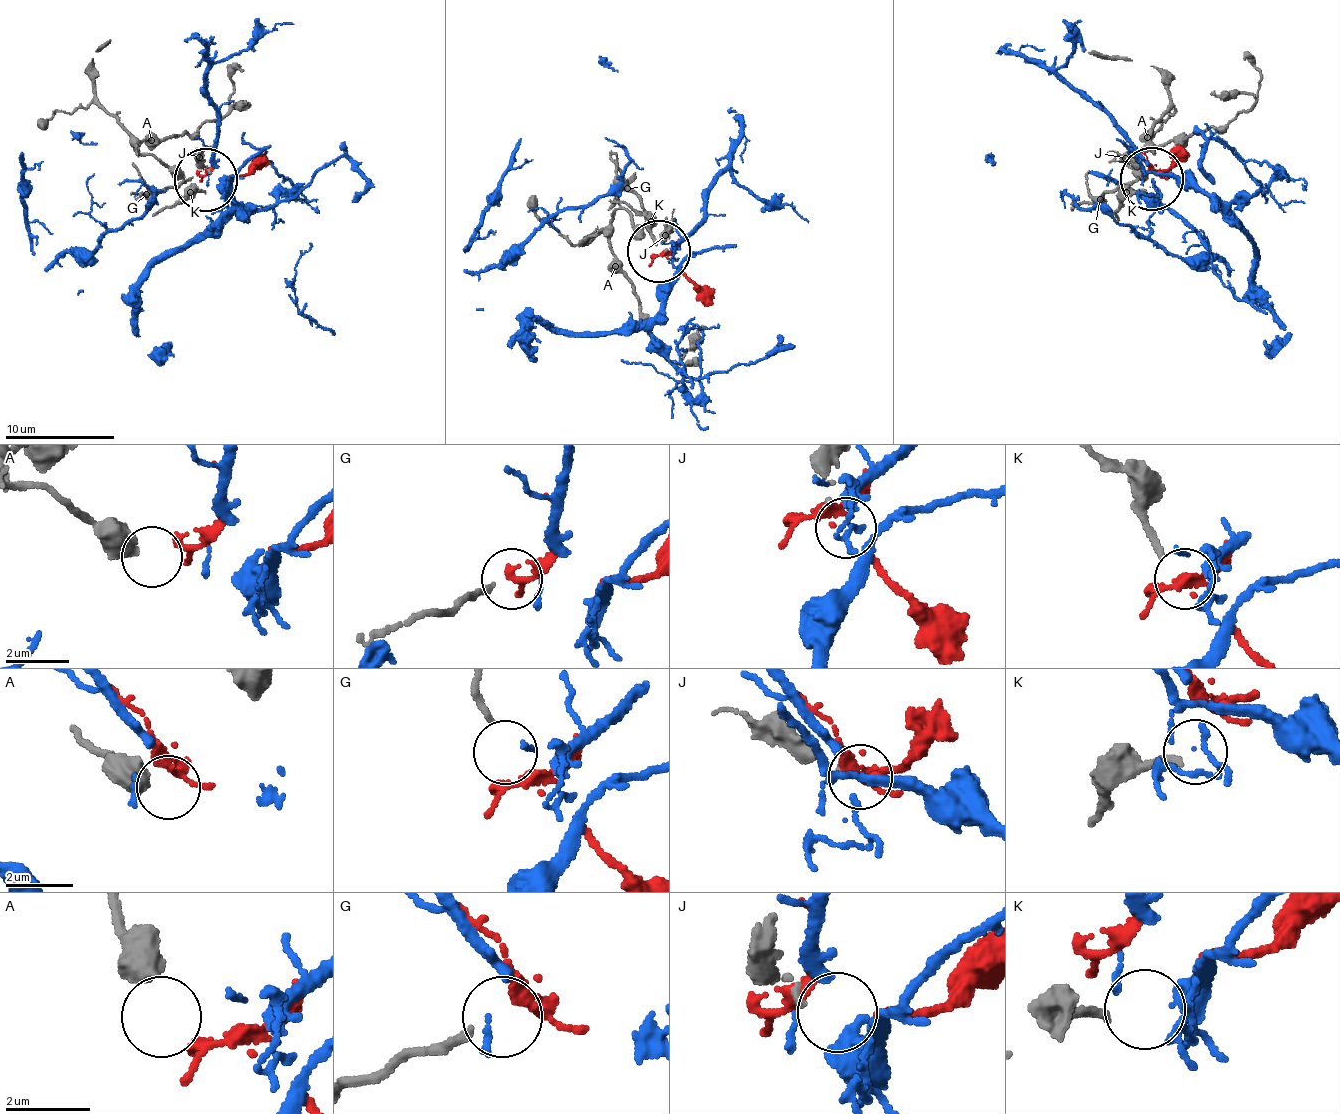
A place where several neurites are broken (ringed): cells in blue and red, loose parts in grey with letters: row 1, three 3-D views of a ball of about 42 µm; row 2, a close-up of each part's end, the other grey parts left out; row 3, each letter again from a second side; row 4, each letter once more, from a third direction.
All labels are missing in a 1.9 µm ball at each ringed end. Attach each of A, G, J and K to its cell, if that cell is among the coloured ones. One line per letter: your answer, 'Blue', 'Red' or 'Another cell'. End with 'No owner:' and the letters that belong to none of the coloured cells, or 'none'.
A: Another cell
G: Another cell
J: Another cell
K: Another cell
No owner: A, G, J, K

